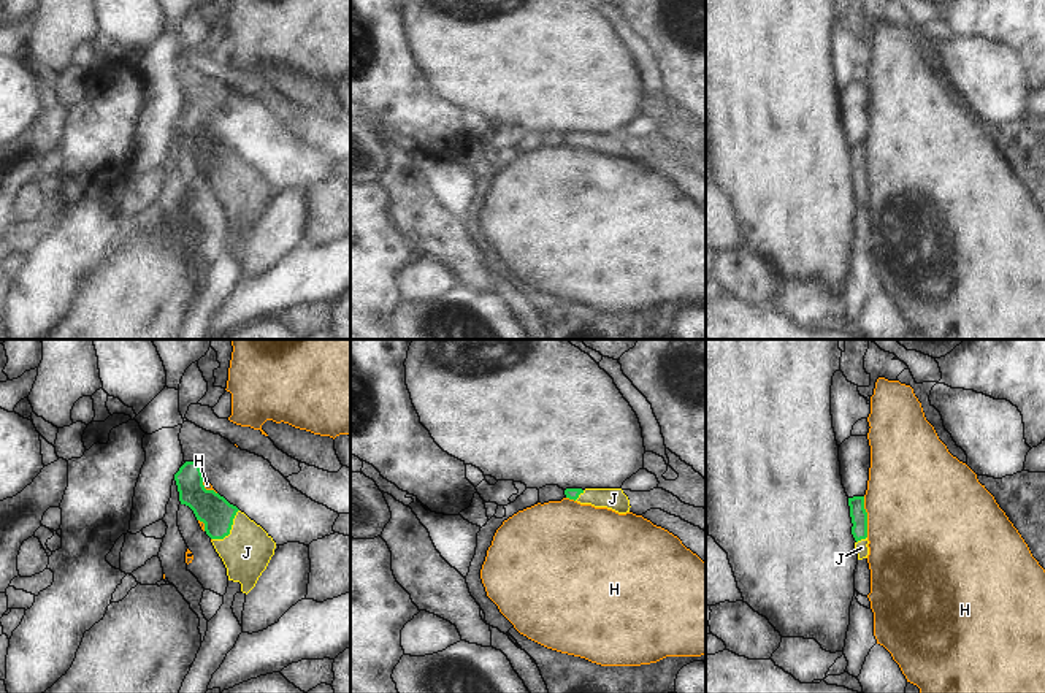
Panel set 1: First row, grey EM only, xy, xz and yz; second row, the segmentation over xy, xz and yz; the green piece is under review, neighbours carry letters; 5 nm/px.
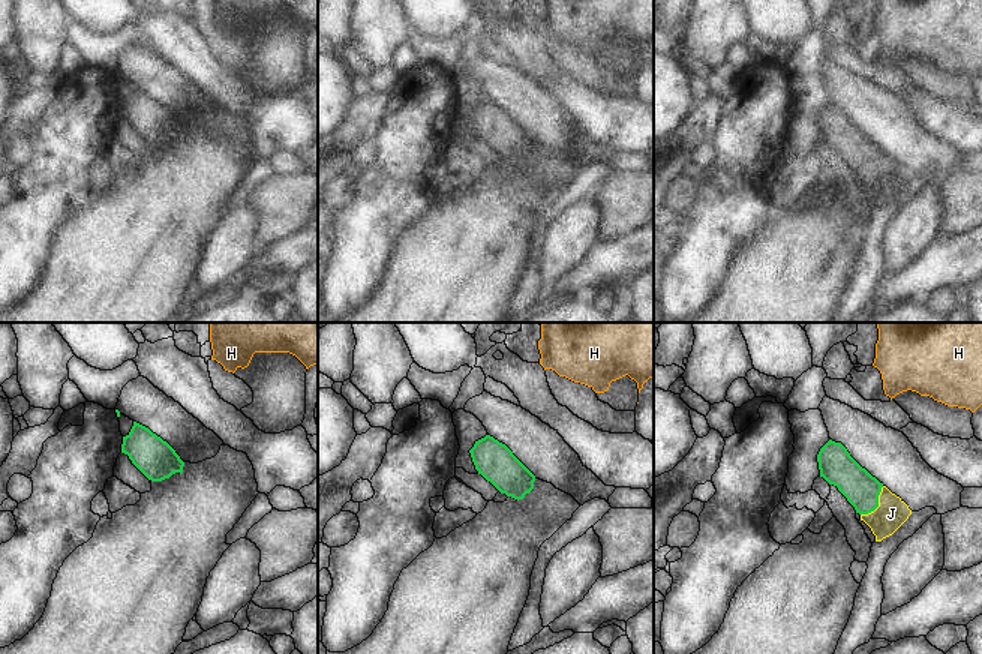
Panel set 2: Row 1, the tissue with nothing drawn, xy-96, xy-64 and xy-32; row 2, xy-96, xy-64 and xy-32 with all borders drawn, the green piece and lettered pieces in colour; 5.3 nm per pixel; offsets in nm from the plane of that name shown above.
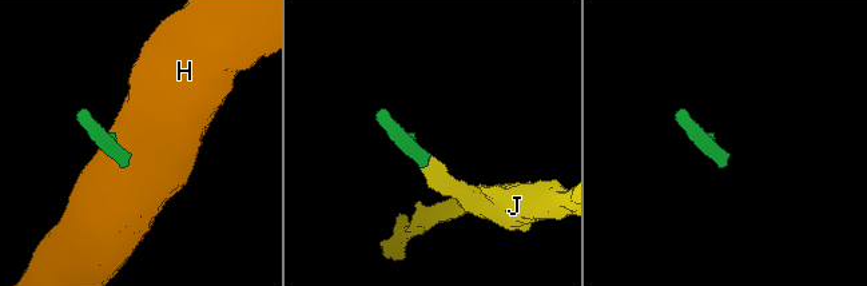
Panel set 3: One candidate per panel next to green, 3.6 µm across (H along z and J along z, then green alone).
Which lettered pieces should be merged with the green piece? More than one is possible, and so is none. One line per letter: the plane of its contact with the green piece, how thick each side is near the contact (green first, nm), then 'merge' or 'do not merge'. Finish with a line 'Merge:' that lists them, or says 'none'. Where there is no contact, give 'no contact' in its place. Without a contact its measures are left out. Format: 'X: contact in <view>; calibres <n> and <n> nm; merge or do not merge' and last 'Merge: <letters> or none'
H: contact in yz; calibres 90 and 500 nm; do not merge
J: contact in xy; calibres 170 and 260 nm; merge
Merge: J

